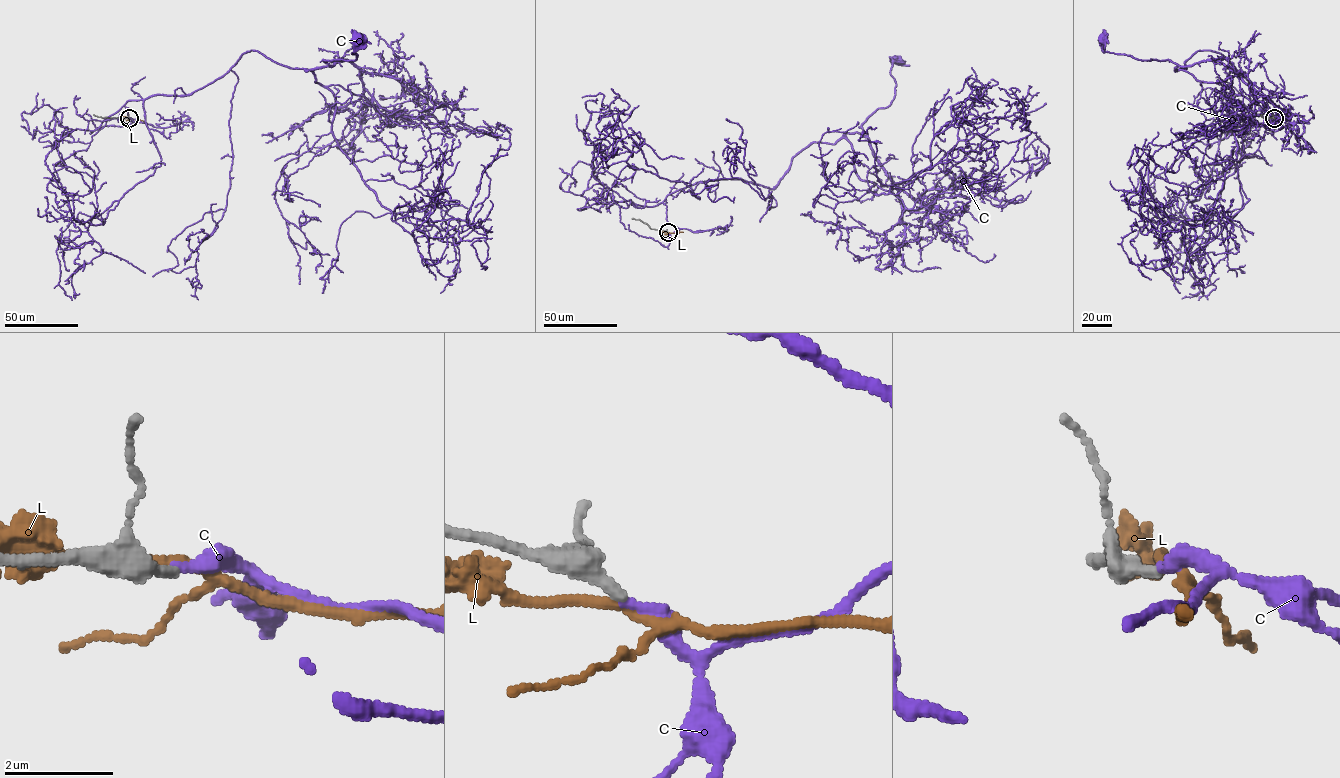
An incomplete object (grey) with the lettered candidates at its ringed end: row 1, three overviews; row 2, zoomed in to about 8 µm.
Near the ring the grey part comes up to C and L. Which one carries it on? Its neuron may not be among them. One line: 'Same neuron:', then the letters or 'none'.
Same neuron: C

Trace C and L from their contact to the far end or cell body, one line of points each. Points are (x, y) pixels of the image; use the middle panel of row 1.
C: (667, 232), (668, 195), (729, 179), (772, 188), (814, 142), (867, 135), (897, 60)
L: (667, 232), (683, 232)

